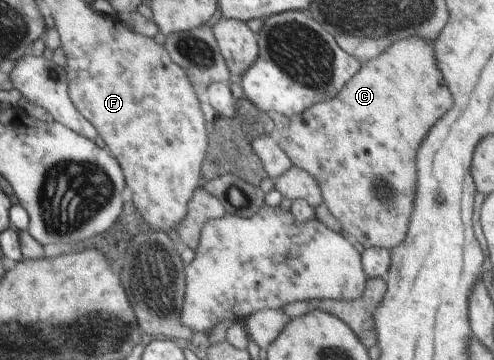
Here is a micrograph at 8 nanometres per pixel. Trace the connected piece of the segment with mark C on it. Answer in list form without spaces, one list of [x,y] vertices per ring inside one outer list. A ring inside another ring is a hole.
[[[411,37],[402,41],[394,42],[387,50],[383,50],[379,57],[366,62],[367,67],[361,67],[359,71],[344,87],[341,92],[333,97],[331,100],[321,101],[320,103],[310,106],[301,114],[293,117],[291,123],[287,125],[285,132],[277,133],[276,139],[282,151],[285,151],[292,162],[292,166],[303,169],[309,173],[317,185],[319,185],[322,192],[322,201],[325,202],[327,208],[336,218],[337,222],[341,224],[344,231],[353,232],[359,239],[359,242],[364,245],[364,248],[369,246],[381,247],[387,250],[395,248],[401,239],[406,237],[407,225],[409,225],[409,213],[413,210],[413,195],[415,195],[415,153],[417,153],[417,145],[423,141],[427,129],[449,111],[451,101],[451,93],[441,77],[441,73],[437,73],[435,67],[435,59],[433,59],[433,49],[431,45],[423,43],[417,37]]]

